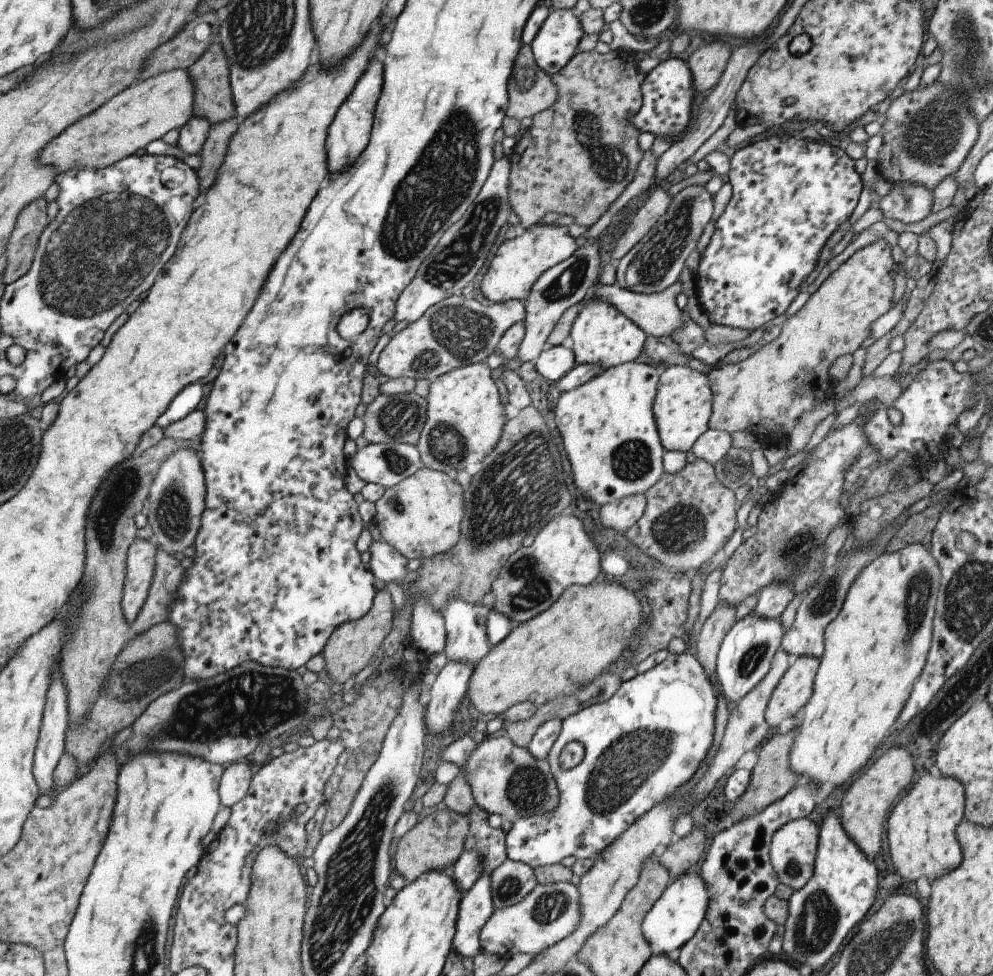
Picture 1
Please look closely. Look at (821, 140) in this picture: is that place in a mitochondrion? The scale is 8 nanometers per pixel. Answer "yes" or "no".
no

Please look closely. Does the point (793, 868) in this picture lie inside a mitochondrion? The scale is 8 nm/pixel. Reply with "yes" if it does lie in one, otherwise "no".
yes

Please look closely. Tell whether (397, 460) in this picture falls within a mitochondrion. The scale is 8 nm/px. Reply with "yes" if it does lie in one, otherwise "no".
yes

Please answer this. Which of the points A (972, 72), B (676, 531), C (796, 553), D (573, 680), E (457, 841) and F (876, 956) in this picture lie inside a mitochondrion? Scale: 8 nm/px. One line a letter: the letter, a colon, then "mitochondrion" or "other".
A: mitochondrion
B: mitochondrion
C: mitochondrion
D: mitochondrion
E: other
F: mitochondrion

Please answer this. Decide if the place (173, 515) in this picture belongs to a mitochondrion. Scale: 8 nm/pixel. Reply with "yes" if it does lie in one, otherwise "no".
yes

